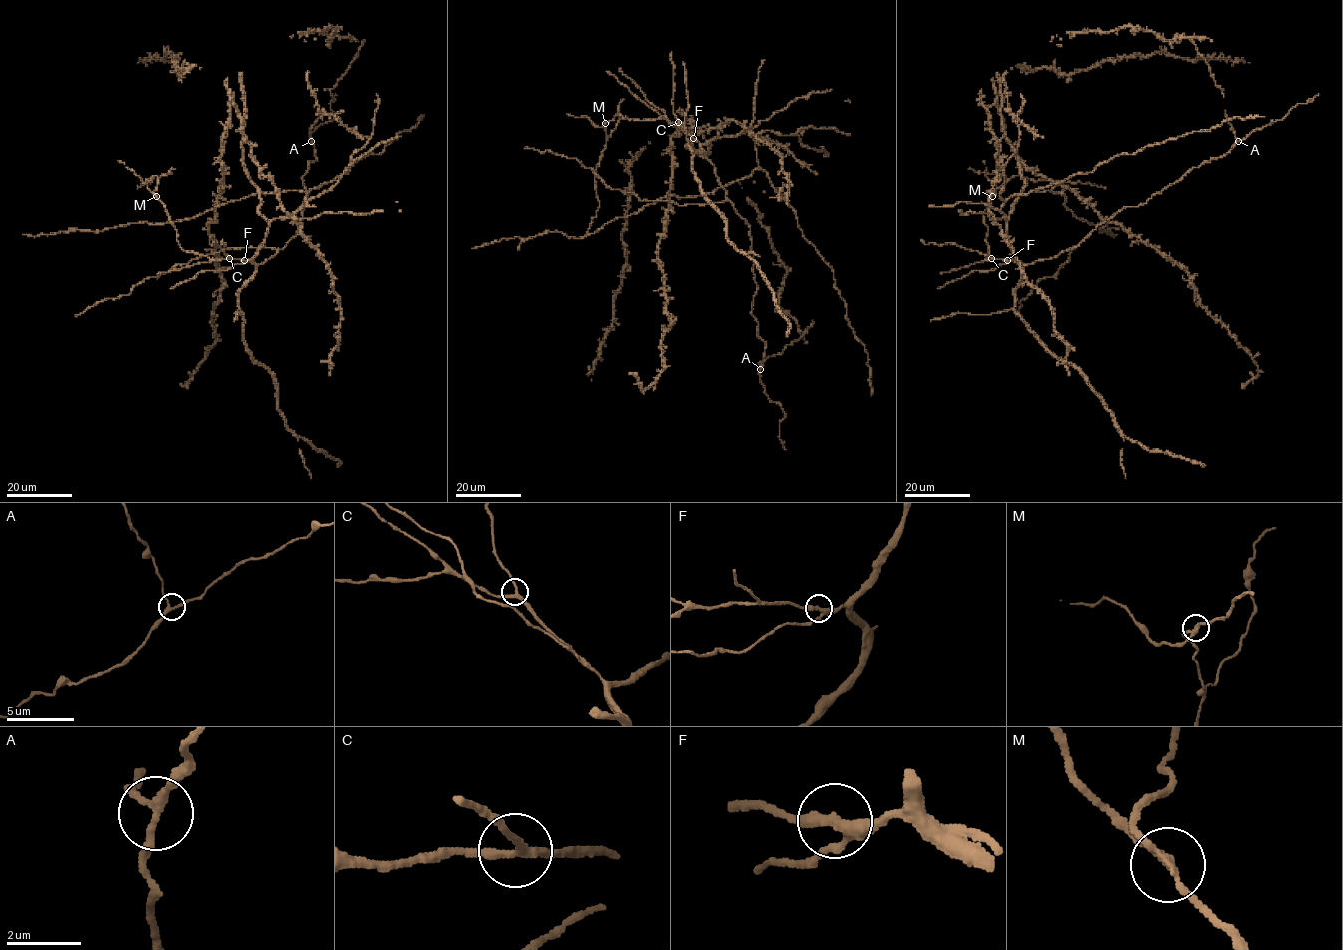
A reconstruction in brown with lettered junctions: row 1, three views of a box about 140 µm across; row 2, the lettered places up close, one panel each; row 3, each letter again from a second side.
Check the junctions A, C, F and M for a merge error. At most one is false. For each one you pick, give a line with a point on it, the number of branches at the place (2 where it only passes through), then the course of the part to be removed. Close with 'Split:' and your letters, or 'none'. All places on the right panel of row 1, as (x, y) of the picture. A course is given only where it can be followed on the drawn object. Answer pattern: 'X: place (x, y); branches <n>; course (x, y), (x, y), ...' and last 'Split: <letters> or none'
M: place (992, 196); branches 3; course (991, 196), (1014, 176), (1036, 181), (1078, 182), (1106, 188)
Split: M

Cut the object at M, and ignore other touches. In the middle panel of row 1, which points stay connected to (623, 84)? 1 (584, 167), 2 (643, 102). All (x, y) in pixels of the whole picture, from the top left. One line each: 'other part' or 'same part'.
1: same part
2: same part

